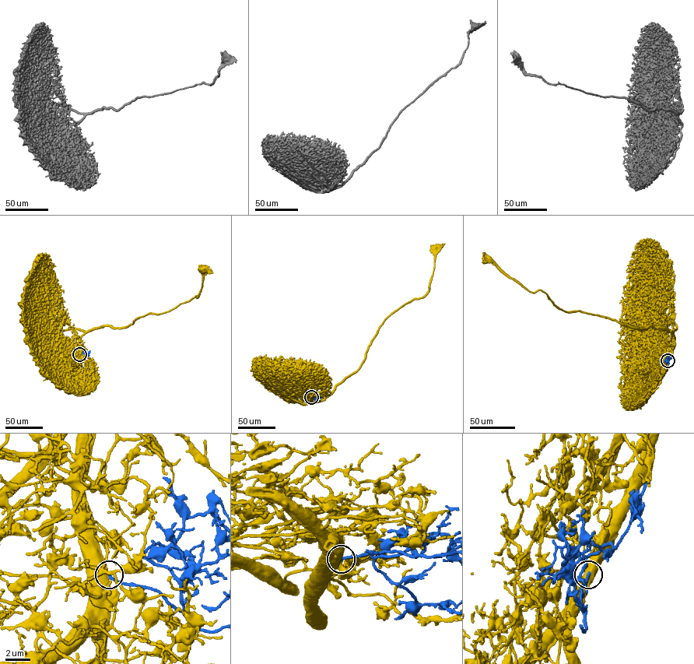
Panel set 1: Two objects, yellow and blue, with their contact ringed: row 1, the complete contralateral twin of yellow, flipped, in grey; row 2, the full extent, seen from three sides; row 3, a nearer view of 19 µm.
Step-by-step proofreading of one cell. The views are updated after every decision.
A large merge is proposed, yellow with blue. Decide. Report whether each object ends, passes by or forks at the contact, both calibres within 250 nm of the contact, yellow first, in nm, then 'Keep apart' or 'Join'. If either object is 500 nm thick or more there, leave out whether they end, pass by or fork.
Thickness 750 nm (yellow) against 220 nm. Join

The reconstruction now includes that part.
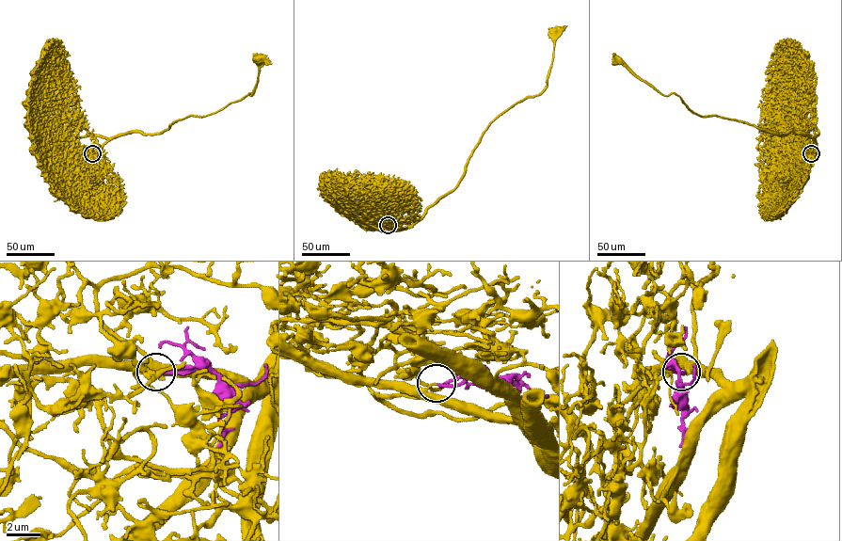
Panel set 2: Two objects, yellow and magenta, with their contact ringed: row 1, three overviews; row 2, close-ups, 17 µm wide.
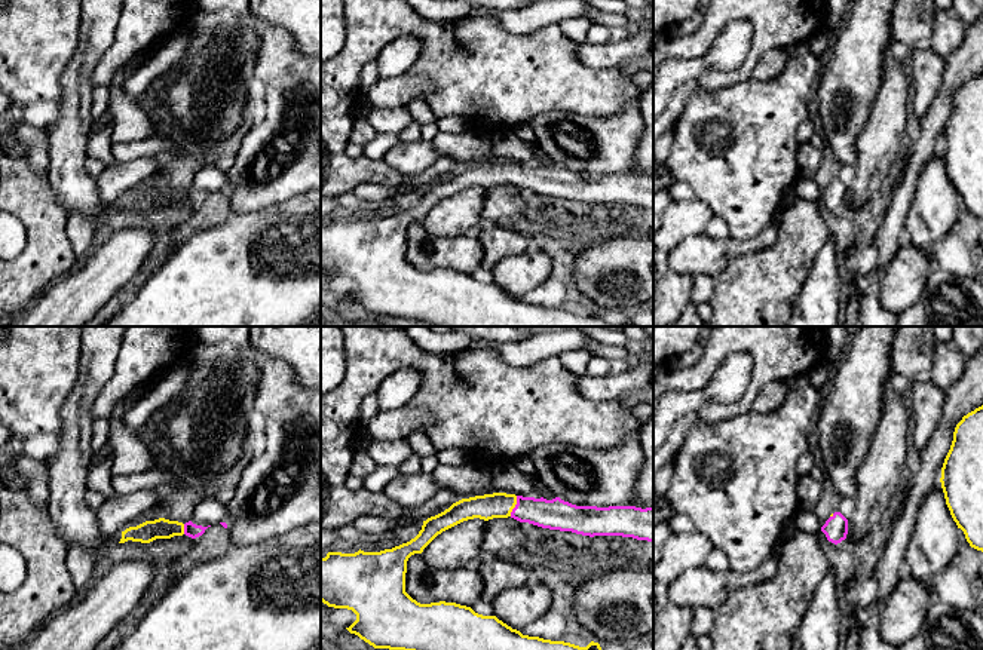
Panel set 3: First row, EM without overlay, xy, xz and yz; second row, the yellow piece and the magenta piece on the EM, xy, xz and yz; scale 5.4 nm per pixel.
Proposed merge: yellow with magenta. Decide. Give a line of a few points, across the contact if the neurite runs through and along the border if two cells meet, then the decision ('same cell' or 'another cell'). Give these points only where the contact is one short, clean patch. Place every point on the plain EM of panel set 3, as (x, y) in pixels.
xz (499, 172), (514, 174), (556, 181) | same cell

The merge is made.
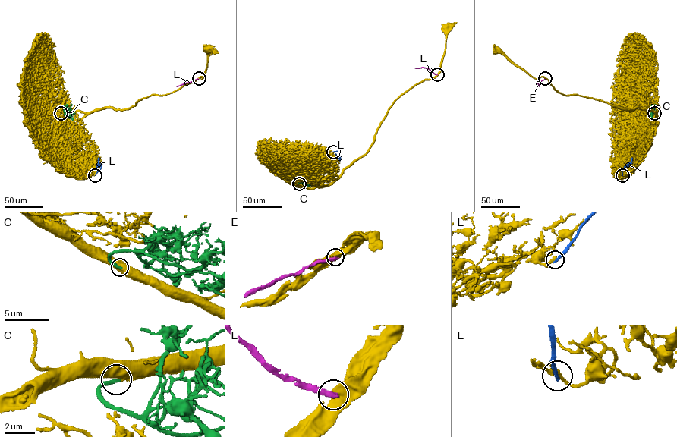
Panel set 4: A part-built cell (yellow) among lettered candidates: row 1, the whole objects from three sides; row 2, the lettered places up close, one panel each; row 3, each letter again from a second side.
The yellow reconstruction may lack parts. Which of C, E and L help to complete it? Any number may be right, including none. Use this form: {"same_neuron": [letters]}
{"same_neuron": ["C"]}

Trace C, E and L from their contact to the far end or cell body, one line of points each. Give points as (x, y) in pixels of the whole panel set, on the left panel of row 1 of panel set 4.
C: (61, 113), (69, 115), (71, 104)
E: (199, 78), (176, 86)
L: (95, 175), (101, 166), (99, 165), (99, 158)

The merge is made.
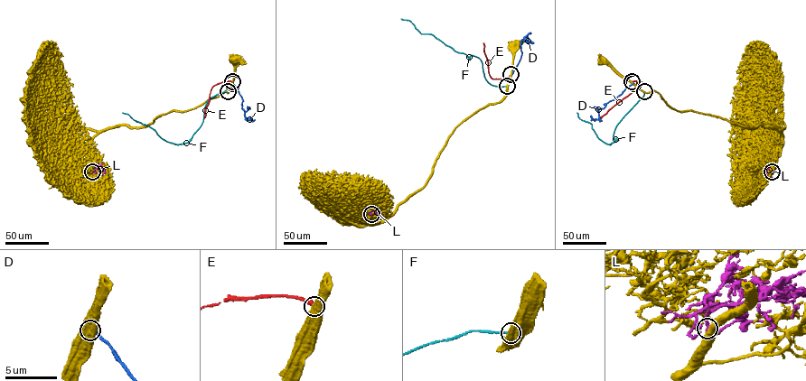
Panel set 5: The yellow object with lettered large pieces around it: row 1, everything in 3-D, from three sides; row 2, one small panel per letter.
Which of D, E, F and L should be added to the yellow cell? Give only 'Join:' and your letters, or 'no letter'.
Join: L

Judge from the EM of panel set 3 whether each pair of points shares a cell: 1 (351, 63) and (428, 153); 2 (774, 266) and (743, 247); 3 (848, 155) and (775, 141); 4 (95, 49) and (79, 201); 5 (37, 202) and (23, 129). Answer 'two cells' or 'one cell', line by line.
1: two cells
2: two cells
3: two cells
4: one cell
5: two cells

